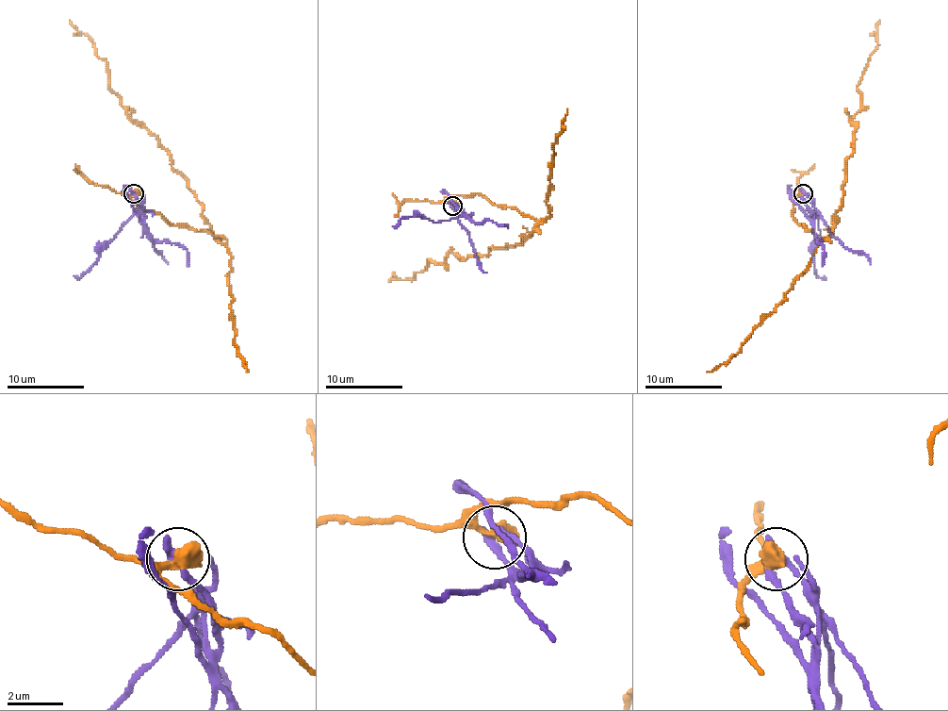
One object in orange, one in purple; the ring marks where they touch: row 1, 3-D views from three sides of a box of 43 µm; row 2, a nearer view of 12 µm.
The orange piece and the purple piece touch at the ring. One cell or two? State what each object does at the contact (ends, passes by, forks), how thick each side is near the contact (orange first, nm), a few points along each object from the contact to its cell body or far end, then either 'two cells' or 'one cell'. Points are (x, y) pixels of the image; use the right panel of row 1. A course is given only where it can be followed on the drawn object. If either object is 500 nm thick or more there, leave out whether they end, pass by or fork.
600 nm thick on the orange side, 240 nm on the other; orange runs (803, 192), (791, 214), (824, 237), (842, 194), (857, 129), (851, 120), (860, 108), (857, 87), (879, 20); purple runs (803, 192), (810, 201), (816, 214), (820, 235), (812, 262), (820, 277), (824, 275); two cells

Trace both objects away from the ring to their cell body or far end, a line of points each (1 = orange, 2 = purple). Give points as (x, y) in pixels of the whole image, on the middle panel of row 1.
1: (451, 205), (449, 197), (481, 193), (536, 226), (515, 245), (429, 258), (412, 280), (388, 282)
2: (451, 205), (456, 212), (454, 218), (434, 223), (414, 214), (392, 226)

